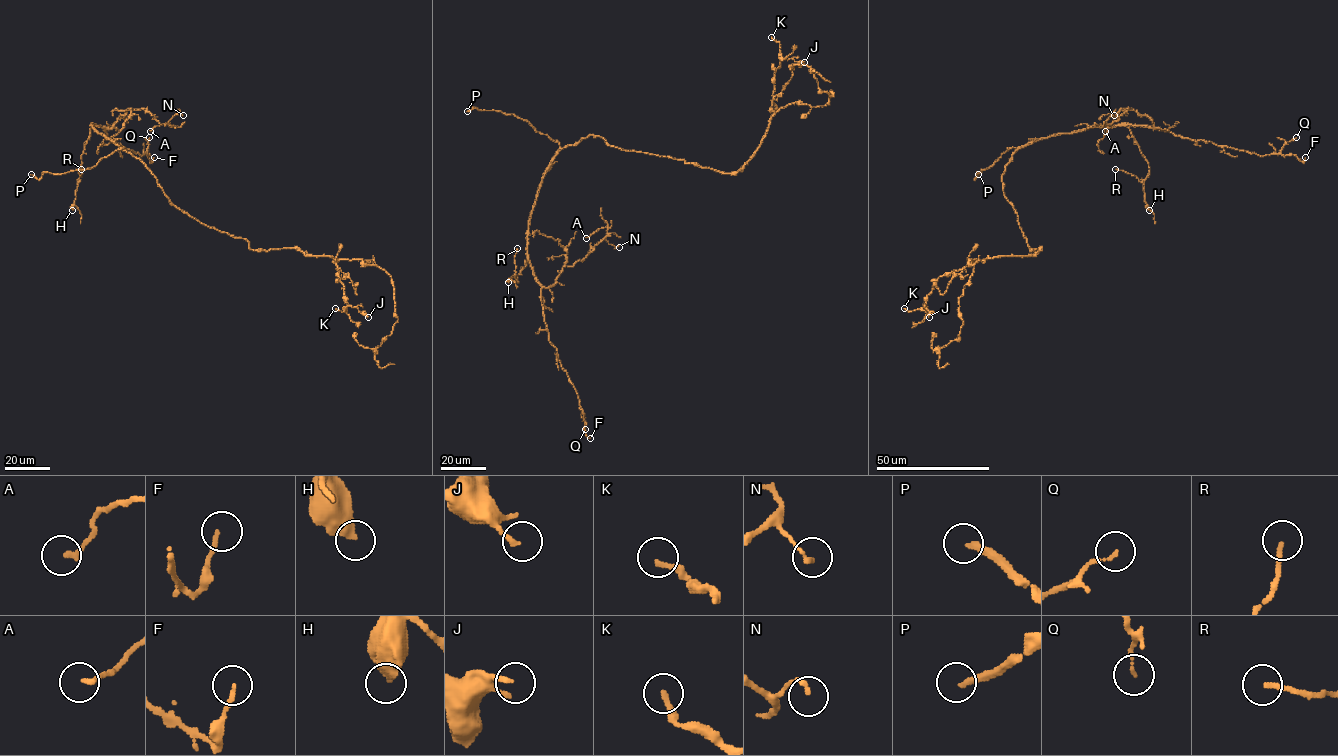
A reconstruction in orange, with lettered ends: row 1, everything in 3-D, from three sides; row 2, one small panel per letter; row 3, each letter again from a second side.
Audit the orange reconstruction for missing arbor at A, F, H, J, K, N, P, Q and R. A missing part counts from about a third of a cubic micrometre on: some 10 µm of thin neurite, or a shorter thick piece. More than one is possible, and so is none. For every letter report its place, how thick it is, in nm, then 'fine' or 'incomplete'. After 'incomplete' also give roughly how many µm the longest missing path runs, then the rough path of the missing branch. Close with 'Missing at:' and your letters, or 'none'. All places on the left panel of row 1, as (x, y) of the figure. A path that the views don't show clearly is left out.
A: (150, 131) | 190 nm | fine
F: (154, 157) | 150 nm | fine
H: (72, 210) | 500 nm | fine
J: (368, 317) | 180 nm | incomplete | 9 µm | (368, 317), (374, 325), (381, 327)
K: (335, 308) | 200 nm | fine
N: (183, 115) | 160 nm | fine
P: (31, 174) | 240 nm | incomplete | 20 µm | (31, 174), (20, 184), (13, 184), (6, 194)
Q: (149, 137) | 120 nm | fine
R: (81, 169) | 180 nm | fine
Missing at: J, P

